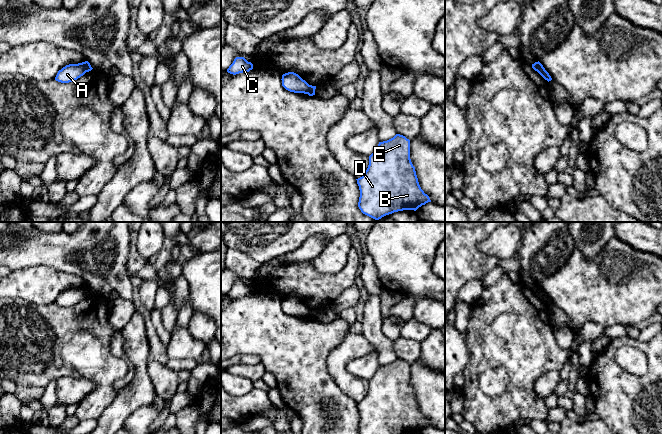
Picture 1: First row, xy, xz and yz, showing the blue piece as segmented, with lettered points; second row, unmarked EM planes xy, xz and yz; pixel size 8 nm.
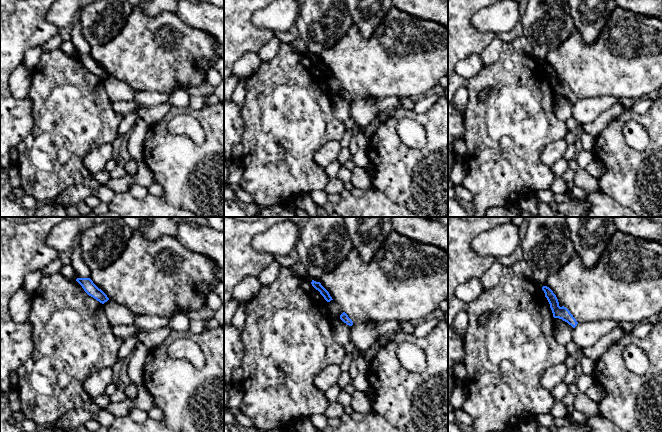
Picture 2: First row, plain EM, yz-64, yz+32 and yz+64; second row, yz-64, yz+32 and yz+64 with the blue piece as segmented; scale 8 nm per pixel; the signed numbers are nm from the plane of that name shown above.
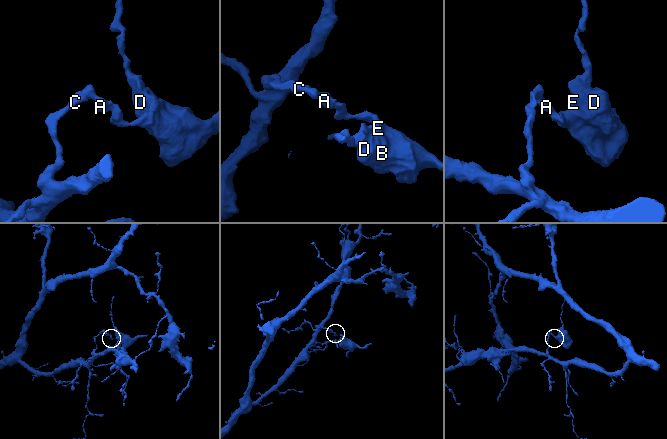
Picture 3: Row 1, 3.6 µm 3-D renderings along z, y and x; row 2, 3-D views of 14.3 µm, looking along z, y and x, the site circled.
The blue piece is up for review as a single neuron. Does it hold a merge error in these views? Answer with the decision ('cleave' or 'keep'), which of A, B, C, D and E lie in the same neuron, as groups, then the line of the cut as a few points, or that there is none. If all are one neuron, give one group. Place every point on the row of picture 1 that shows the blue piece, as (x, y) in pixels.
cleave; A C / B D E; cut in xz along (310, 85), (307, 93)

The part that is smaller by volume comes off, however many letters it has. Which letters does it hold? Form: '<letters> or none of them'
B, D, E

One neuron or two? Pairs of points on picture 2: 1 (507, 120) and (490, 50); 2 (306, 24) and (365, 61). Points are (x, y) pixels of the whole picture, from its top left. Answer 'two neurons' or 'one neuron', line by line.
1: two neurons
2: two neurons

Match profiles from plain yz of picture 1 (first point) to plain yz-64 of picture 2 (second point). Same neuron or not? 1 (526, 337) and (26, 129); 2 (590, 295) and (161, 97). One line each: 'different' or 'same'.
1: different
2: different

